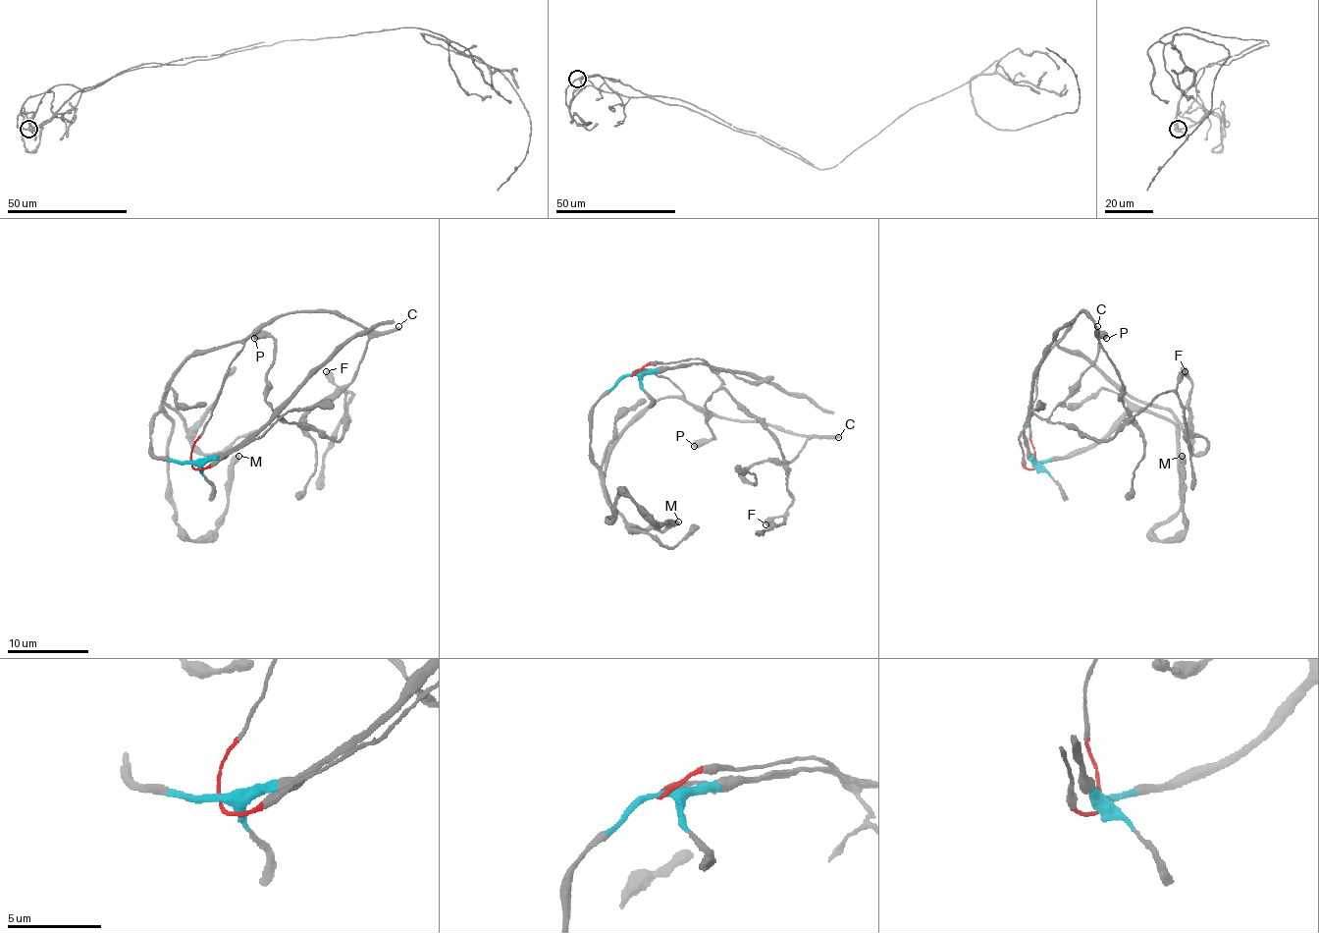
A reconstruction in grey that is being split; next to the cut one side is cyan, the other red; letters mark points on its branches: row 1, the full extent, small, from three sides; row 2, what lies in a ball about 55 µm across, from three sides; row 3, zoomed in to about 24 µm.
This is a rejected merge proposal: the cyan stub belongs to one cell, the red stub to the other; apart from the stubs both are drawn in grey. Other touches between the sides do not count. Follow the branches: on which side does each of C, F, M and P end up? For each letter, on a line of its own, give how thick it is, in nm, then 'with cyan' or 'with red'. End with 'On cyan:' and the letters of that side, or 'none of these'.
C: 320 nm | with red
F: 550 nm | with cyan
M: 550 nm | with cyan
P: 600 nm | with cyan
On cyan: F, M, P

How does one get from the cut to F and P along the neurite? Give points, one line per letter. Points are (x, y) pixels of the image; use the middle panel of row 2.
F: (630, 374), (706, 364), (716, 372), (726, 391), (771, 436), (781, 452), (792, 506), (765, 523)
P: (630, 374), (706, 364), (718, 374), (720, 385), (706, 403), (706, 423), (714, 438), (700, 440), (694, 446)

